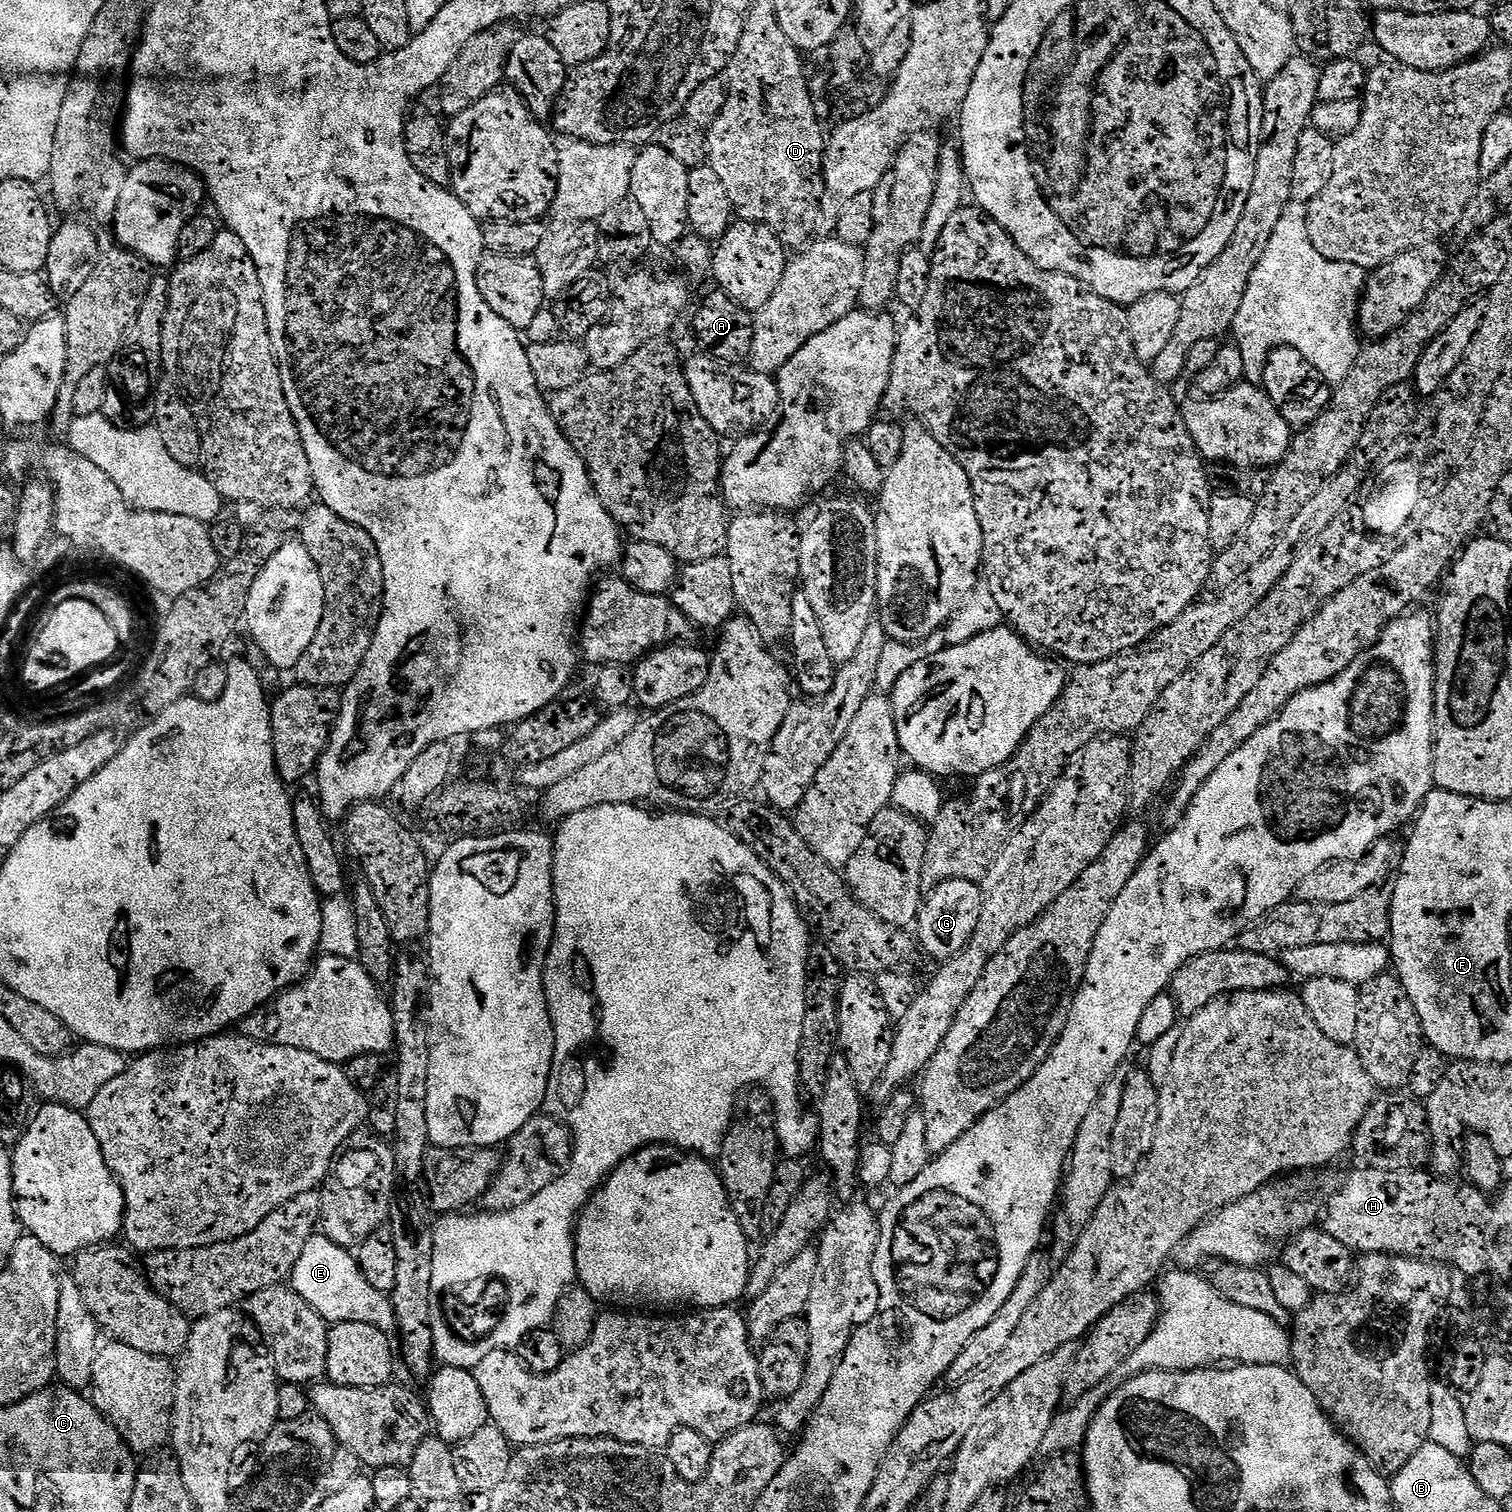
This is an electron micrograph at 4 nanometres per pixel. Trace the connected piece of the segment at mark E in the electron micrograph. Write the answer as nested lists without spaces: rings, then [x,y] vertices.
[[[313,1234],[302,1246],[302,1254],[294,1266],[290,1286],[329,1325],[342,1322],[366,1322],[383,1332],[396,1328],[396,1310],[385,1293],[374,1290],[366,1278],[362,1278],[360,1264],[349,1249],[330,1242],[322,1234]]]

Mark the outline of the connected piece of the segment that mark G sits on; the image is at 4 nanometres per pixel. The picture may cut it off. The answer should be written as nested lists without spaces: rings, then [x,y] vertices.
[[[943,880],[940,884],[931,885],[929,892],[932,893],[929,896],[927,893],[920,905],[918,917],[919,947],[926,955],[933,956],[936,962],[952,960],[968,945],[980,917],[980,896],[977,895],[977,881]]]

